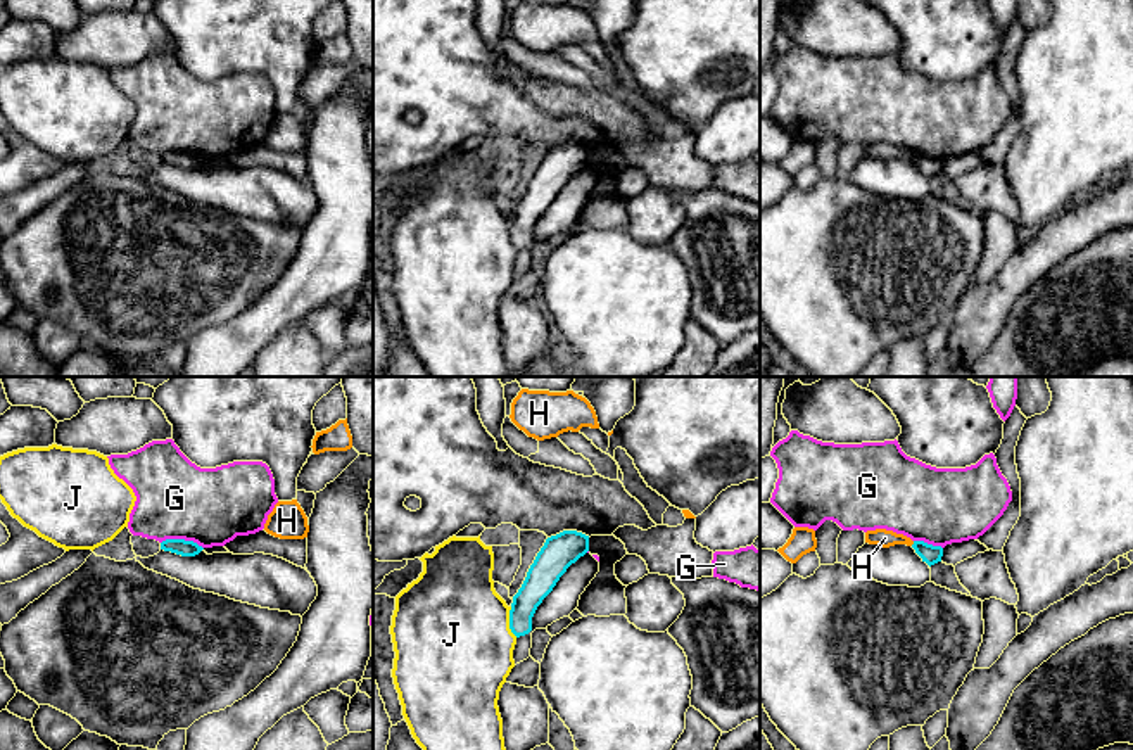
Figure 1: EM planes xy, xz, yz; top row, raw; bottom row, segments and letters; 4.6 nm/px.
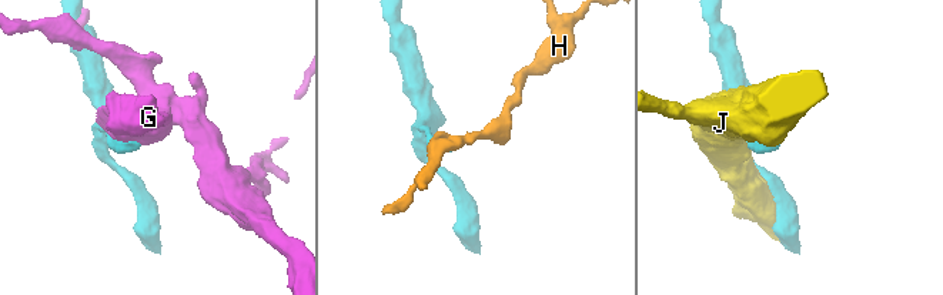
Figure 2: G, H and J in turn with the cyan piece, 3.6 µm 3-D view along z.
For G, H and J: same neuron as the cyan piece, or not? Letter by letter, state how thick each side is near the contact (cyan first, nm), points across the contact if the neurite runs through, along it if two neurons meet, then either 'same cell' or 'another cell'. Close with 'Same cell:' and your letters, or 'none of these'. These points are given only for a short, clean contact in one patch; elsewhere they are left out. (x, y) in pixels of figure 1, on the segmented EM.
G: calibres 80 and 360 nm; another cell
H: calibres 90 and 80 nm; border yz (914, 541), (911, 545); another cell
J: calibres 140 and 500 nm; another cell
Same cell: none of these

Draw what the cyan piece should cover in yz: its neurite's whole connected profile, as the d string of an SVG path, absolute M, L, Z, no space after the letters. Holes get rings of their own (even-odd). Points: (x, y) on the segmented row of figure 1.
M914 541L912 548L929 567L941 562L941 556L943 556L941 546L933 546L924 541Z

